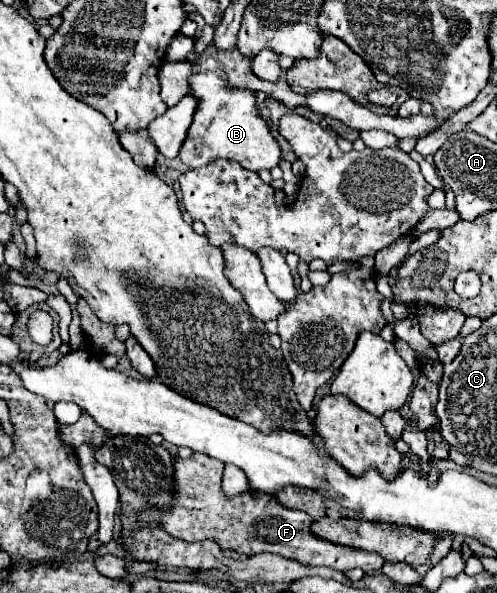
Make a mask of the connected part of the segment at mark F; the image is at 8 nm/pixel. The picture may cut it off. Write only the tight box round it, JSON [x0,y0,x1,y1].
[141,453,385,575]

